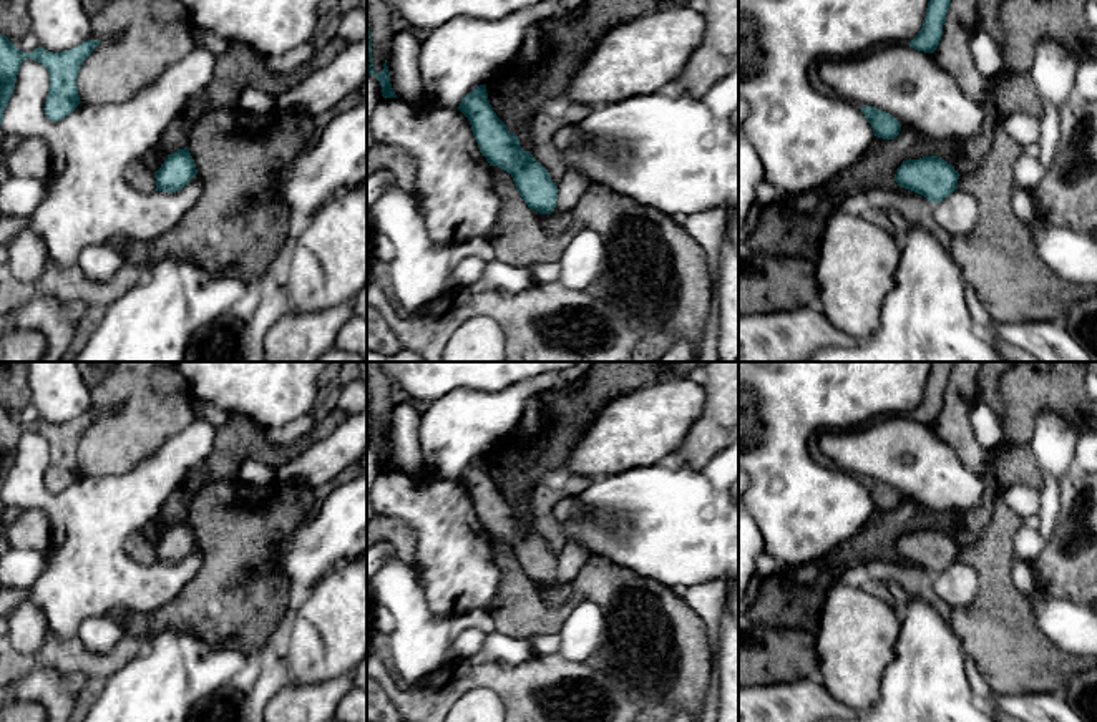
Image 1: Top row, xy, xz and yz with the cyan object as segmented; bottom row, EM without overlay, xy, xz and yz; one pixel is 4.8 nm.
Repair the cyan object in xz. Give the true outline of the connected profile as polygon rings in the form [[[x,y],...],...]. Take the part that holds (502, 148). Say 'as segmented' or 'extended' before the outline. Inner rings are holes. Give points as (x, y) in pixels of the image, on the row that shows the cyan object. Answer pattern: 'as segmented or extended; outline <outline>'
as segmented; outline [[[486,85],[473,88],[458,110],[468,118],[478,148],[490,166],[498,166],[511,174],[529,209],[551,214],[558,201],[558,186],[551,181],[548,169],[519,146],[518,136],[509,133],[496,116]]]

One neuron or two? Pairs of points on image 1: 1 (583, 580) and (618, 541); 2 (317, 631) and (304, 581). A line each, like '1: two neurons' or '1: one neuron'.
1: two neurons
2: two neurons

